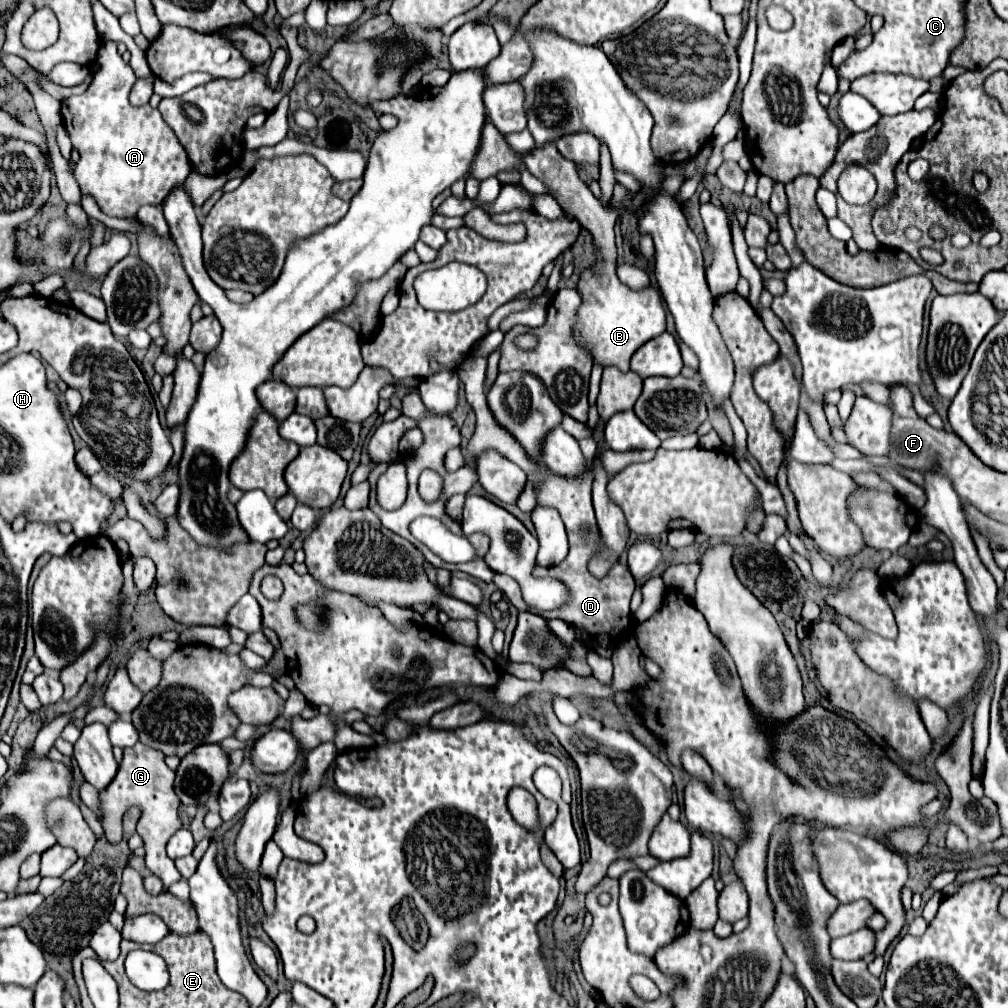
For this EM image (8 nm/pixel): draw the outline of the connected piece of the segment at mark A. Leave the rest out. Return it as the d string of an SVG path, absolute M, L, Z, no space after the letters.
M104 42L97 55L100 70L80 96L62 102L62 122L80 152L74 178L84 196L92 196L98 208L116 218L134 218L140 206L160 204L172 184L180 184L190 174L190 162L176 140L172 128L148 128L148 122L120 118L120 102L128 96L128 64L120 58L117 43Z

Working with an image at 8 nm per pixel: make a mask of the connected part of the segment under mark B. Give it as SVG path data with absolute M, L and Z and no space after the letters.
M548 142L542 148L534 148L526 156L526 168L542 180L554 200L568 210L580 224L586 224L586 230L592 236L596 262L582 270L578 280L578 294L582 298L580 308L576 310L576 324L572 328L574 340L590 354L594 364L600 366L616 366L620 372L630 370L630 358L640 348L640 344L648 342L654 336L660 336L666 330L666 312L662 306L662 298L656 288L632 290L622 284L616 276L617 248L615 243L614 222L620 216L618 210L604 208L590 188L580 180L578 168L574 162L560 156L558 148Z

